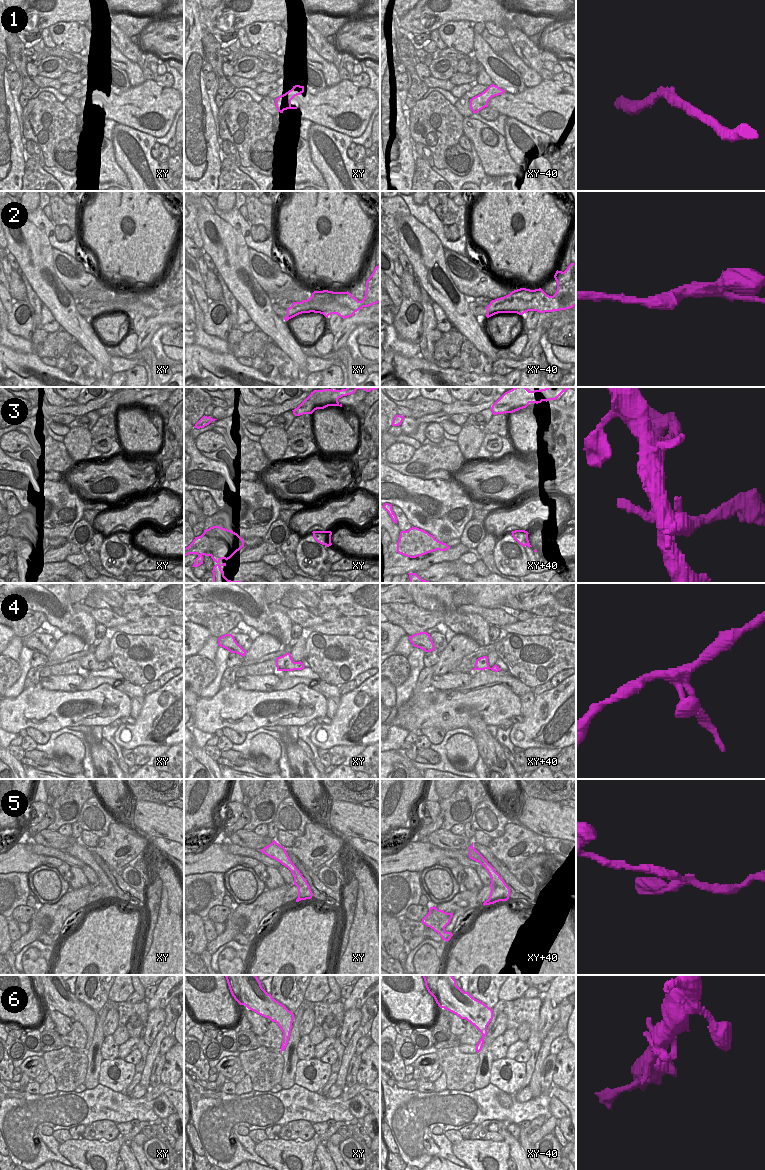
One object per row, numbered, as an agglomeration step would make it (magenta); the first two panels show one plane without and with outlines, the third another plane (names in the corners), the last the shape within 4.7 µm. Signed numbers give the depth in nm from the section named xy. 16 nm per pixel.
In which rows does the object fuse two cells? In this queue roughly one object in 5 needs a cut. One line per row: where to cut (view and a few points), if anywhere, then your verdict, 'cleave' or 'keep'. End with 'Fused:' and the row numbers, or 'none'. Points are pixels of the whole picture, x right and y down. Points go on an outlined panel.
1: cut none; keep
2: cut xy (312, 311), (319, 308), (324, 300), (338, 300), (356, 311); cleave
3: cut none; keep
4: cut none; keep
5: cut none; keep
6: cut none; keep
Fused: 2

